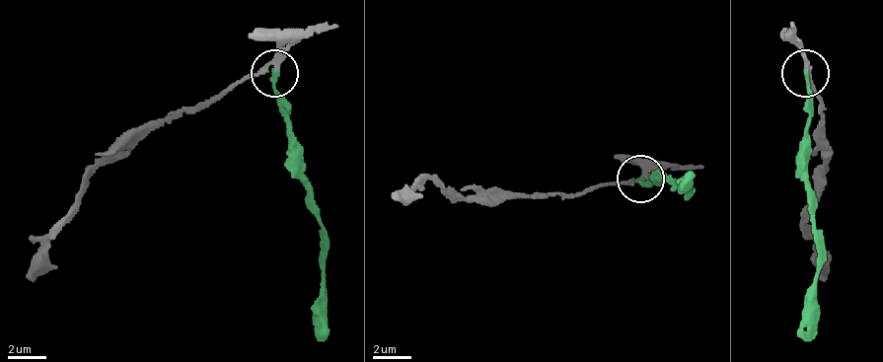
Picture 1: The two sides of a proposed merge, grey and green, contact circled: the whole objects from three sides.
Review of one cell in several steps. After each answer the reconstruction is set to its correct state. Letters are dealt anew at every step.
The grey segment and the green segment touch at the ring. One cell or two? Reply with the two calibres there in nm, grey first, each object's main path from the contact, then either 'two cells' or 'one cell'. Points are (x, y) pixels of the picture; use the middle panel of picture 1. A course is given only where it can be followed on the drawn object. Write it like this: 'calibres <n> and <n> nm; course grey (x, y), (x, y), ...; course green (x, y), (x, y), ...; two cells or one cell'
calibres 200 and 180 nm; course grey (638, 180), (577, 194), (454, 194), (425, 180), (411, 194), (398, 199); course green (638, 180), (672, 184), (686, 194), (691, 176); one cell

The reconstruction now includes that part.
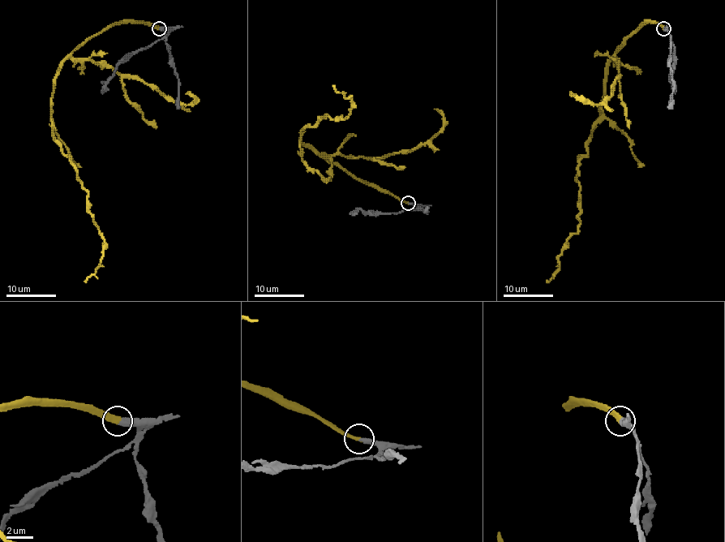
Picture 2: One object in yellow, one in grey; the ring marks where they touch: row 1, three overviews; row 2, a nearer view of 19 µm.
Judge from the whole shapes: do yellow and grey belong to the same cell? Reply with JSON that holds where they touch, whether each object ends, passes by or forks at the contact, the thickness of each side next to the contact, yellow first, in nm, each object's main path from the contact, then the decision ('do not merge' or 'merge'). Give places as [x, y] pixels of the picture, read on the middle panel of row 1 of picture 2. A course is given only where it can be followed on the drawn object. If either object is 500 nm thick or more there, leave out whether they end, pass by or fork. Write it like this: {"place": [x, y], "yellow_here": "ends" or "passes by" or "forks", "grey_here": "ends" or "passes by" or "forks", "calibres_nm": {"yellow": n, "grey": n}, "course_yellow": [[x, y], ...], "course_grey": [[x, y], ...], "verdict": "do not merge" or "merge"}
{"place": [408, 203], "yellow_here": "ends", "grey_here": "ends", "calibres_nm": {"yellow": 360, "grey": 380}, "course_yellow": [[408, 203], [363, 183], [300, 141], [300, 132], [319, 118], [345, 118], [349, 115], [352, 100], [333, 85]], "course_grey": [[408, 203], [415, 207], [398, 212], [366, 212], [358, 209], [351, 214]], "verdict": "merge"}

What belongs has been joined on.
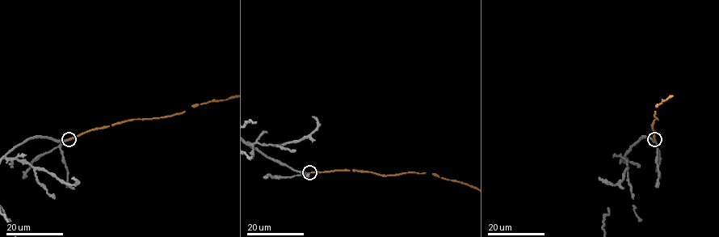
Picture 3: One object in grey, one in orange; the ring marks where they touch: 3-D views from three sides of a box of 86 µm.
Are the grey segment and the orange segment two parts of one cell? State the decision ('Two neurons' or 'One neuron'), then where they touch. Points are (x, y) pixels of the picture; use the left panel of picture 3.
One neuron. Place: (69, 139)

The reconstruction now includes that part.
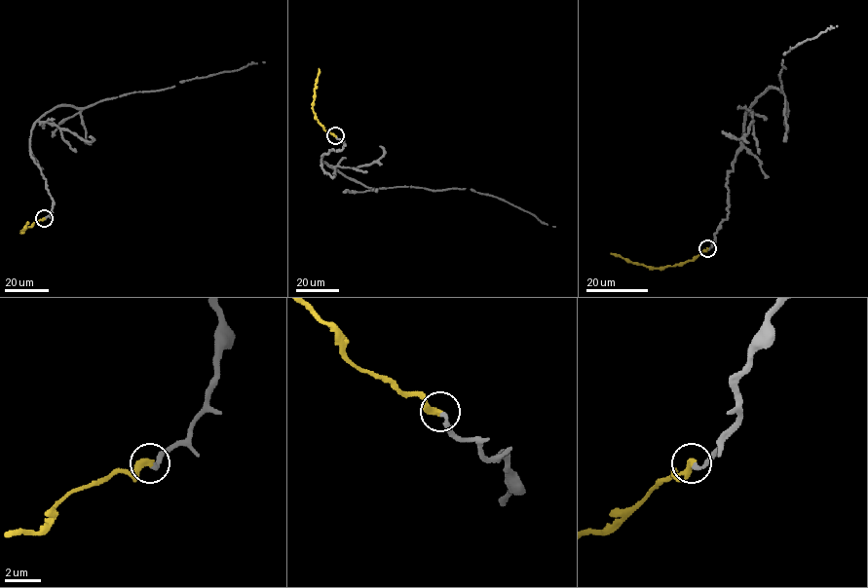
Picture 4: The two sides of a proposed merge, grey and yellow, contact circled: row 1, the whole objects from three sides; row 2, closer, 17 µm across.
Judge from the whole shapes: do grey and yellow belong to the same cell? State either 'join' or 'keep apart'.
join

